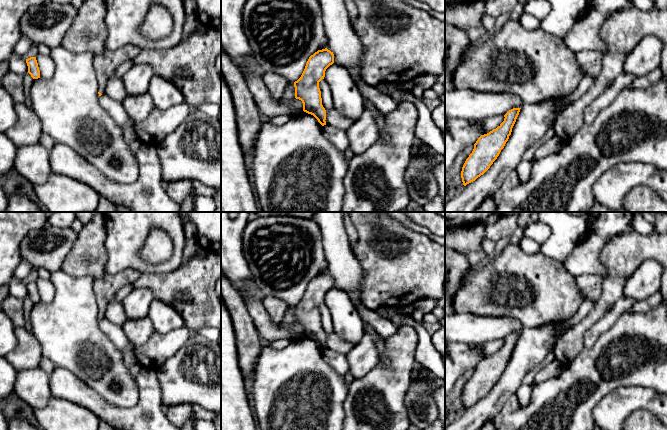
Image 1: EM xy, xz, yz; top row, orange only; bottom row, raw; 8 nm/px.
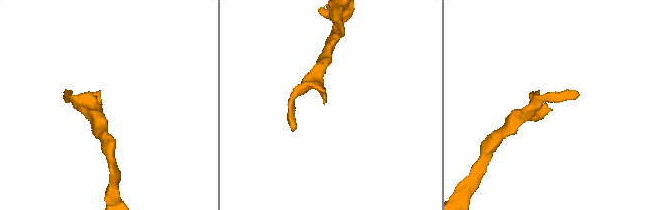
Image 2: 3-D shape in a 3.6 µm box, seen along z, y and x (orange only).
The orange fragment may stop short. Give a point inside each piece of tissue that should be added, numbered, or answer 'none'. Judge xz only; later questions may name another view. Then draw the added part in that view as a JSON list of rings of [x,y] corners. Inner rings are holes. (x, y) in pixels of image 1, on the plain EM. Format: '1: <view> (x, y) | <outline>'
none

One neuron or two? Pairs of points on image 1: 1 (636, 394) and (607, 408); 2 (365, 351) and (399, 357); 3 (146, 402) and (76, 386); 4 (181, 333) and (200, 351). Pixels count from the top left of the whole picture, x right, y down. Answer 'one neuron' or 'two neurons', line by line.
1: one neuron
2: two neurons
3: one neuron
4: two neurons

